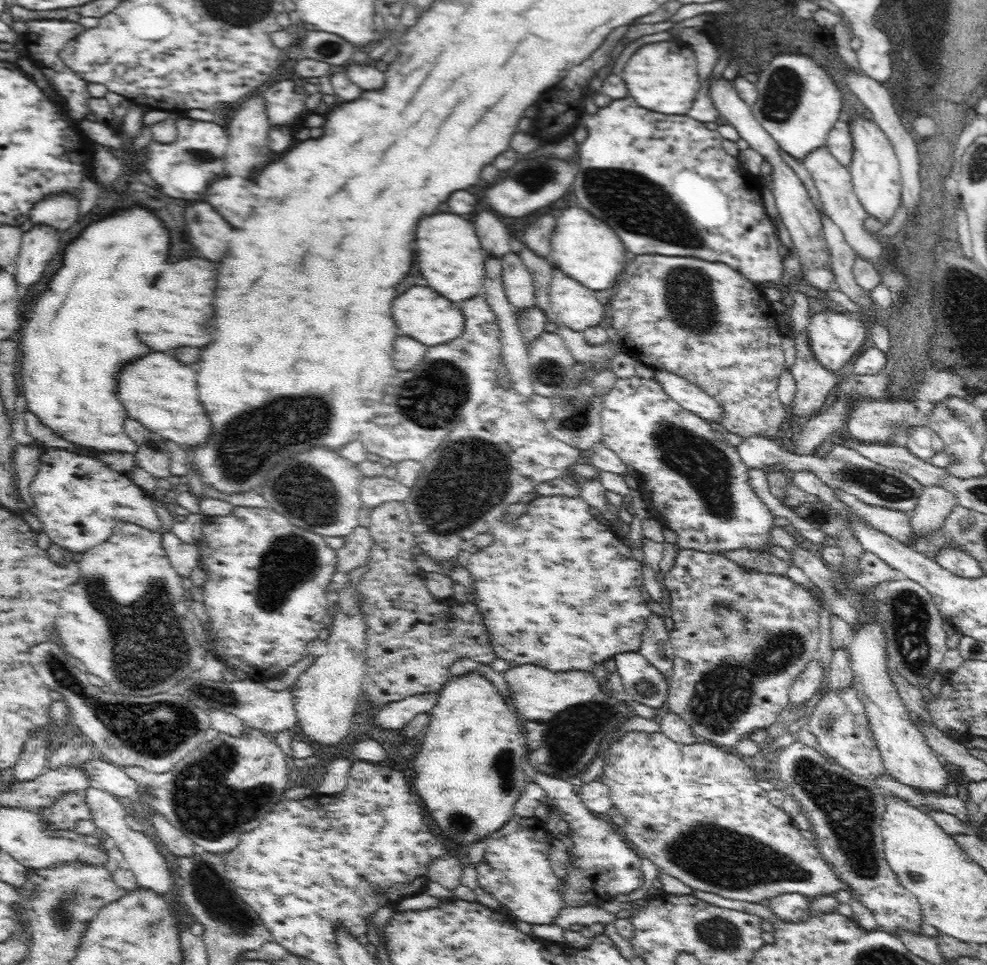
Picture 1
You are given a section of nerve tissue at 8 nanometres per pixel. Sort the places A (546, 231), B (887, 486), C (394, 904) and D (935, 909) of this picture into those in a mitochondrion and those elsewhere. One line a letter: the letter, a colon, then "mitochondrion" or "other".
A: other
B: mitochondrion
C: other
D: mitochondrion

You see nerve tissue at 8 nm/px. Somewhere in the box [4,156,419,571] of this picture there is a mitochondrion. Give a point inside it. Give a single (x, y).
(302, 419)

